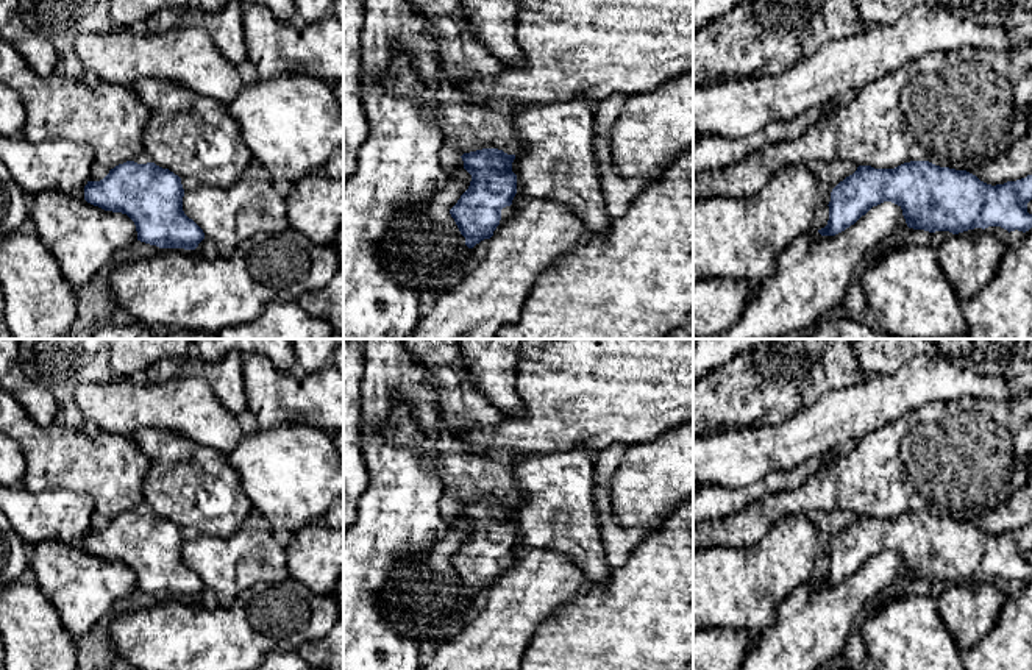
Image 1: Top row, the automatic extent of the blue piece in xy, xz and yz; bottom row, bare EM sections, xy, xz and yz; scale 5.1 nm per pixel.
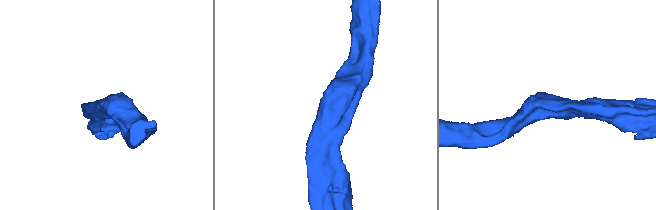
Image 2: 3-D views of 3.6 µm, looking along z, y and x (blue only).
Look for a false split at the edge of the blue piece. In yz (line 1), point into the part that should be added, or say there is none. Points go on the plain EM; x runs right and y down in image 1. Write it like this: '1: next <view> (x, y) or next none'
1: next none

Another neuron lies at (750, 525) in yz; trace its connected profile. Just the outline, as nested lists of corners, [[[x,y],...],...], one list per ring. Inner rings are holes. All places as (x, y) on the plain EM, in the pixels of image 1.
[[[759,500],[735,515],[693,525],[693,550],[712,545],[749,545],[760,540],[774,523],[768,500]]]

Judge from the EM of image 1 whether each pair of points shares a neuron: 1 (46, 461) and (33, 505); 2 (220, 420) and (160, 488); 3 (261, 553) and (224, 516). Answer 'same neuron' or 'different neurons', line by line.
1: different neurons
2: different neurons
3: different neurons

